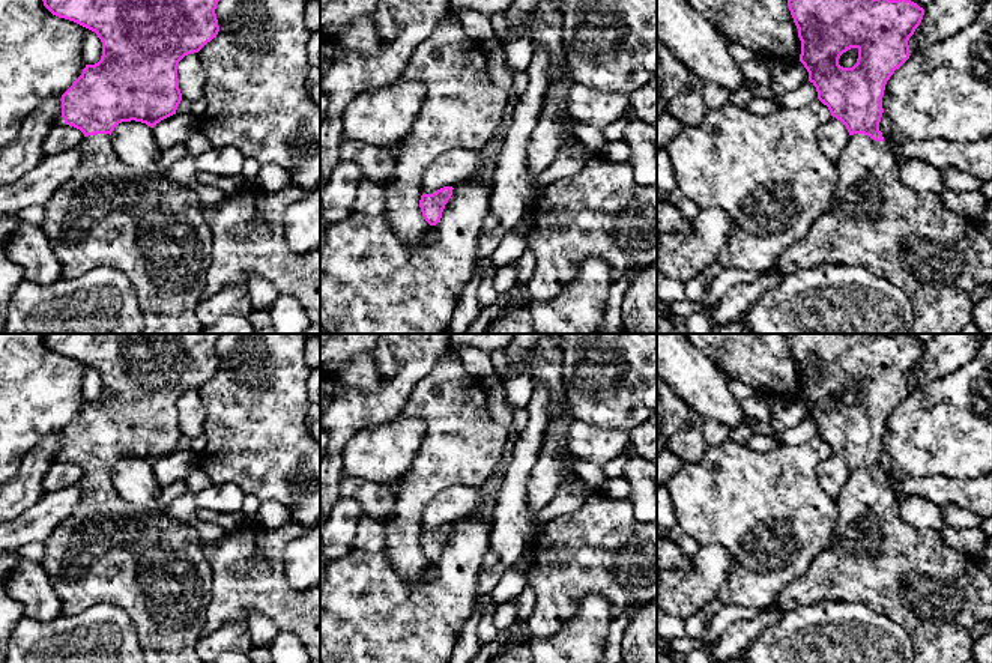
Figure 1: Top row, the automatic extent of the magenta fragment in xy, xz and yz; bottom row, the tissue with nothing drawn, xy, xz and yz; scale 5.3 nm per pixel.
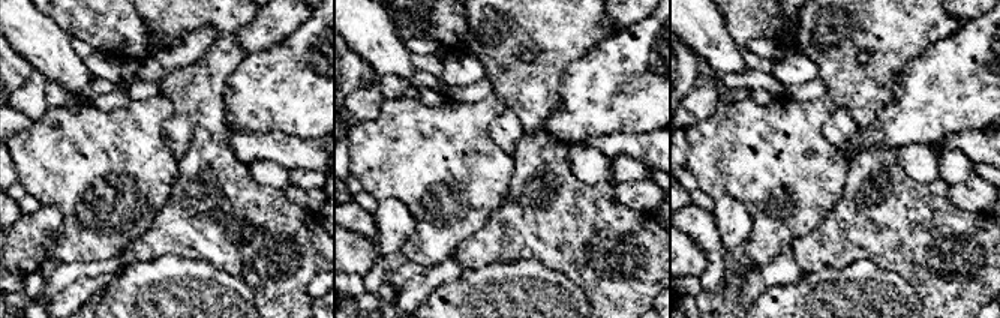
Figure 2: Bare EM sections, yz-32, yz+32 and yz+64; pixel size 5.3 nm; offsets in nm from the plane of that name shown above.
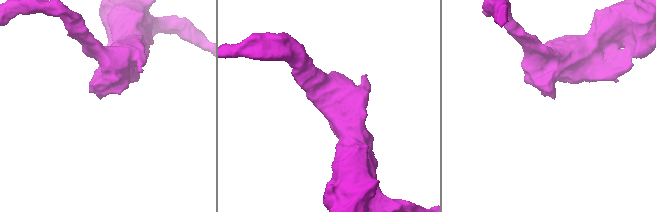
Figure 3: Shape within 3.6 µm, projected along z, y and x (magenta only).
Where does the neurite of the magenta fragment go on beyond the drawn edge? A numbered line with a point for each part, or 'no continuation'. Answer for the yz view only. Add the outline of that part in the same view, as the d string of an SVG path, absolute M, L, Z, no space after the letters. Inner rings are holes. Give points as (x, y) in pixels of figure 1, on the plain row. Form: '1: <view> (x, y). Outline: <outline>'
1: yz (874, 557). Outline: M864 471L851 472L836 505L839 514L827 546L807 573L785 586L776 601L777 606L788 612L821 601L863 603L911 634L914 663L966 663L975 643L974 625L986 621L992 628L992 577L978 567L974 558L947 546L939 531L915 528L905 522L887 478L875 478Z

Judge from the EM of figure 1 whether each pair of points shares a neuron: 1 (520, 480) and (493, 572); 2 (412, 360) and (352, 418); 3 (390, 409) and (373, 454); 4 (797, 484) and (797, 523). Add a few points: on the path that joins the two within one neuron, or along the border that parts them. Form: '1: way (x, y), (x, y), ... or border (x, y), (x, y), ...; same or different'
1: way (511, 502), (511, 528), (505, 549); same
2: way (399, 376), (368, 408); same
3: border (397, 415), (364, 427), (353, 436); different
4: way (797, 493), (797, 514); same

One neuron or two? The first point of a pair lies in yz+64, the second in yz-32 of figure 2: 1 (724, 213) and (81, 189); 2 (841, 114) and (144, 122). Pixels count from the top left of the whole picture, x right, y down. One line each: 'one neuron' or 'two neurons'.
1: two neurons
2: two neurons

